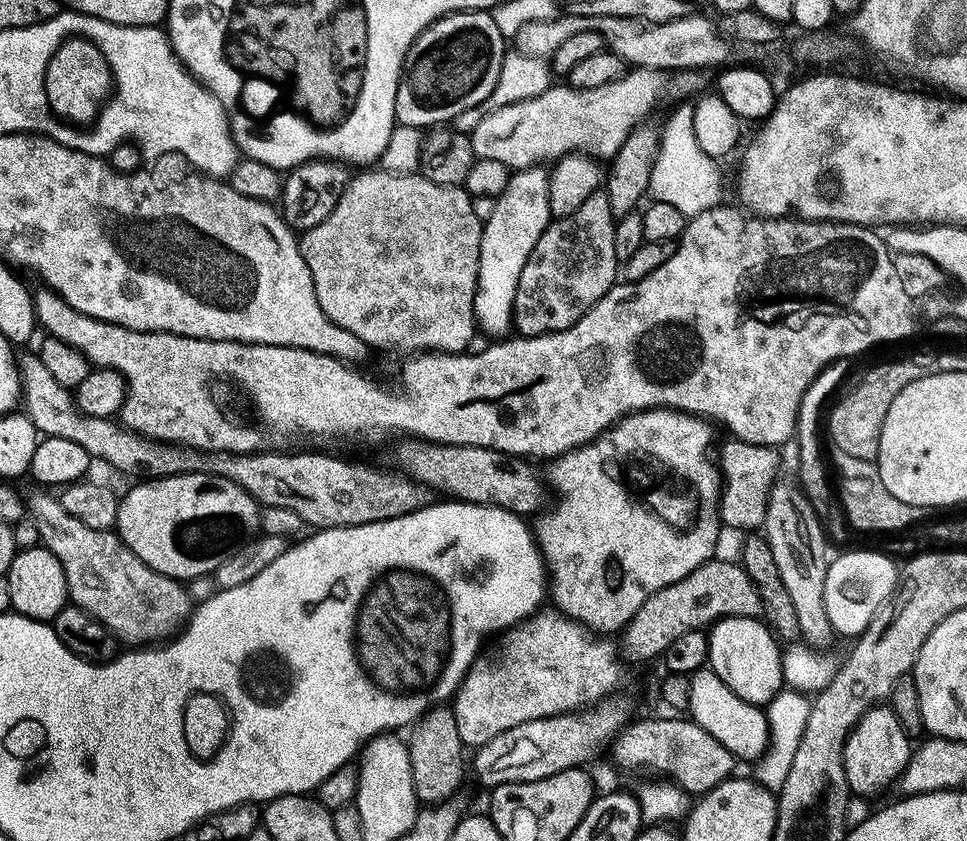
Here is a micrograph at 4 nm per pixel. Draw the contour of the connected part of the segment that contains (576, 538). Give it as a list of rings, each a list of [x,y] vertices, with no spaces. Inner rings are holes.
[[[647,408],[645,412],[634,412],[624,417],[591,443],[583,444],[580,448],[575,448],[573,452],[557,456],[549,463],[552,465],[548,468],[548,476],[546,472],[546,480],[551,491],[552,488],[556,491],[556,496],[560,501],[549,512],[541,511],[535,517],[537,520],[536,528],[534,524],[534,539],[540,549],[540,555],[544,557],[546,572],[550,577],[550,600],[557,604],[553,605],[563,615],[577,620],[579,624],[583,624],[585,628],[596,634],[619,633],[624,625],[630,622],[630,618],[634,618],[638,606],[642,606],[642,602],[650,598],[650,594],[686,578],[698,566],[713,559],[715,552],[712,551],[715,550],[716,543],[720,540],[720,528],[722,529],[720,519],[722,477],[717,457],[714,455],[714,444],[712,448],[711,427],[713,428],[713,425],[707,419],[695,414],[678,412],[674,408]]]

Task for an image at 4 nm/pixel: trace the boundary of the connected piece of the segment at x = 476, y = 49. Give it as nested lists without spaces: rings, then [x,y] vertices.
[[[469,10],[454,12],[435,20],[420,35],[404,59],[404,71],[400,73],[400,85],[396,91],[396,122],[406,126],[414,126],[421,130],[431,130],[437,126],[447,125],[455,121],[458,114],[483,104],[494,90],[498,82],[498,70],[502,70],[506,38],[498,30],[491,11]]]

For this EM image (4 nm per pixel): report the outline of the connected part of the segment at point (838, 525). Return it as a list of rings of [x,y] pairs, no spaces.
[[[849,359],[838,360],[825,368],[812,381],[811,386],[807,388],[807,392],[803,396],[803,402],[800,404],[799,418],[797,420],[796,443],[798,442],[798,460],[800,462],[798,466],[798,474],[800,476],[798,477],[798,482],[804,491],[804,495],[810,501],[816,516],[819,518],[820,524],[825,528],[829,539],[836,544],[846,541],[850,534],[852,535],[852,532],[848,527],[847,517],[844,515],[843,507],[836,499],[833,487],[831,490],[826,476],[826,468],[822,460],[820,440],[818,438],[818,422],[824,402],[829,398],[833,390],[837,388],[840,380],[849,370],[850,364],[851,361]]]

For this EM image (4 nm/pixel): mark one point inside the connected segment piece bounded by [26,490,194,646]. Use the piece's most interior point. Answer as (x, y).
(140, 607)

